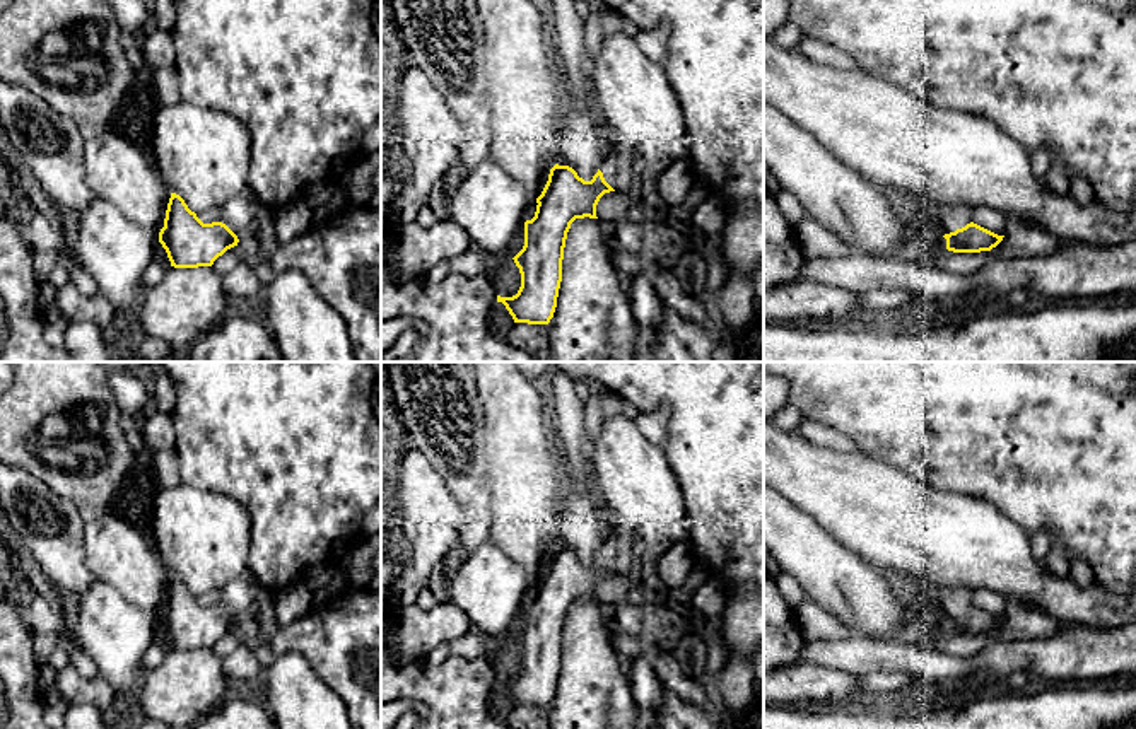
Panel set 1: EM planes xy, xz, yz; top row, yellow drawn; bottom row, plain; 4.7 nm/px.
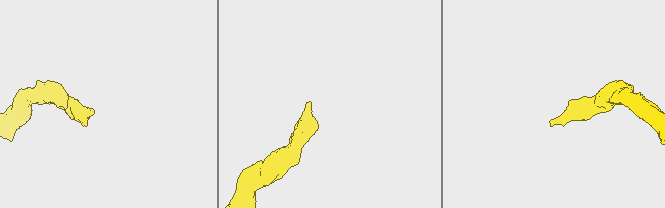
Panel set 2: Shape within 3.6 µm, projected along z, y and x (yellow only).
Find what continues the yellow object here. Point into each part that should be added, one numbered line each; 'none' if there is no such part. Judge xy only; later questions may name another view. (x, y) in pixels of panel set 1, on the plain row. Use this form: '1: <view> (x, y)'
1: xy (243, 594)

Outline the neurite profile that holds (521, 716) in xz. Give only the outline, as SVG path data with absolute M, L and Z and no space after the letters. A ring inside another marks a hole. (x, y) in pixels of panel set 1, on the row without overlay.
M514 705L506 722L512 729L547 729L547 707Z

